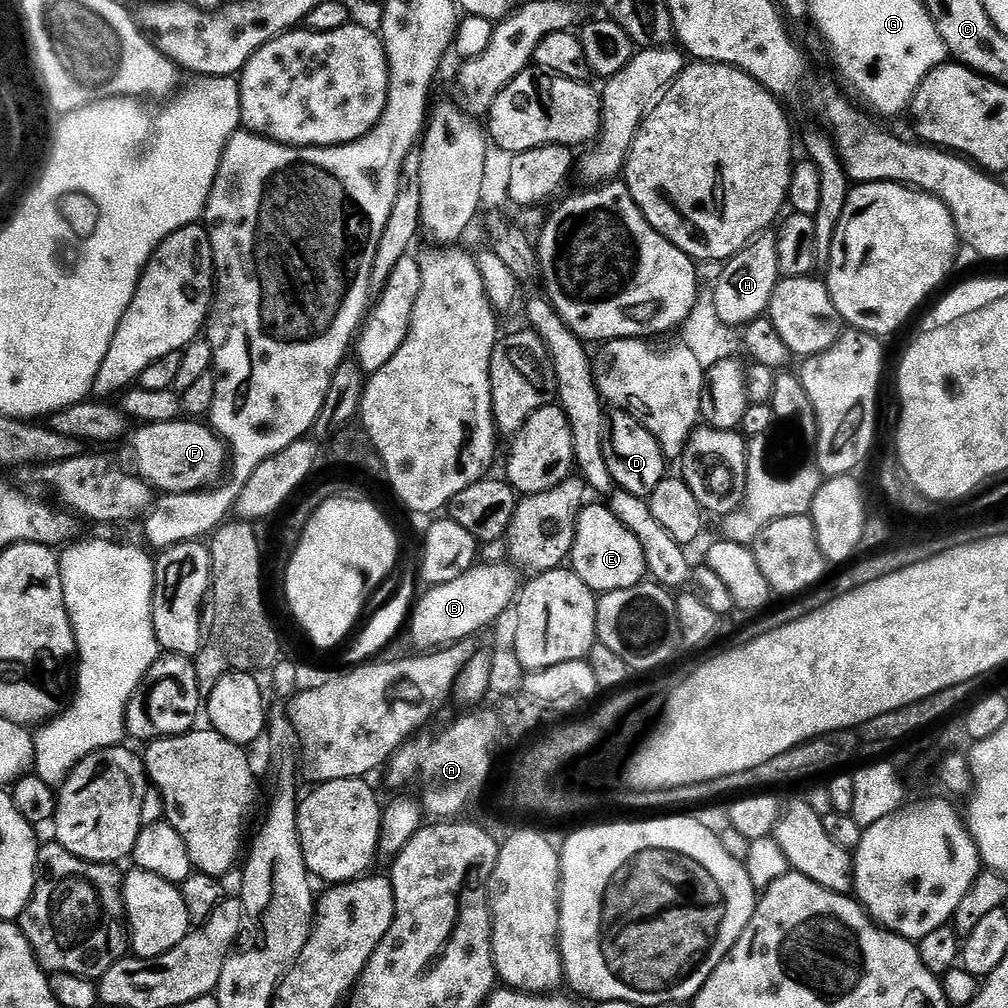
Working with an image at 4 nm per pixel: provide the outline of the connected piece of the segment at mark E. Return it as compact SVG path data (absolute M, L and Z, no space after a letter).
M585 503L576 519L576 533L572 543L570 567L590 586L590 590L603 594L610 590L626 590L645 583L648 567L642 542L634 538L631 530L612 513L611 507Z

